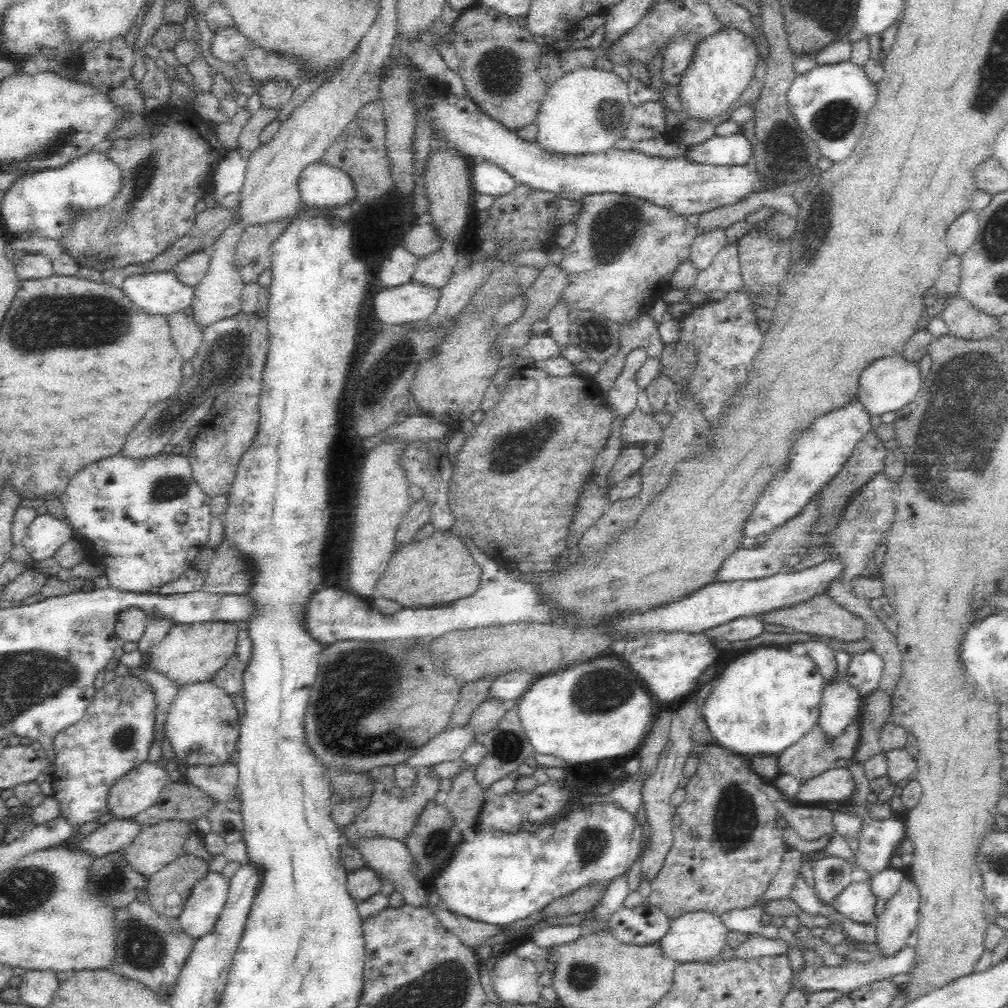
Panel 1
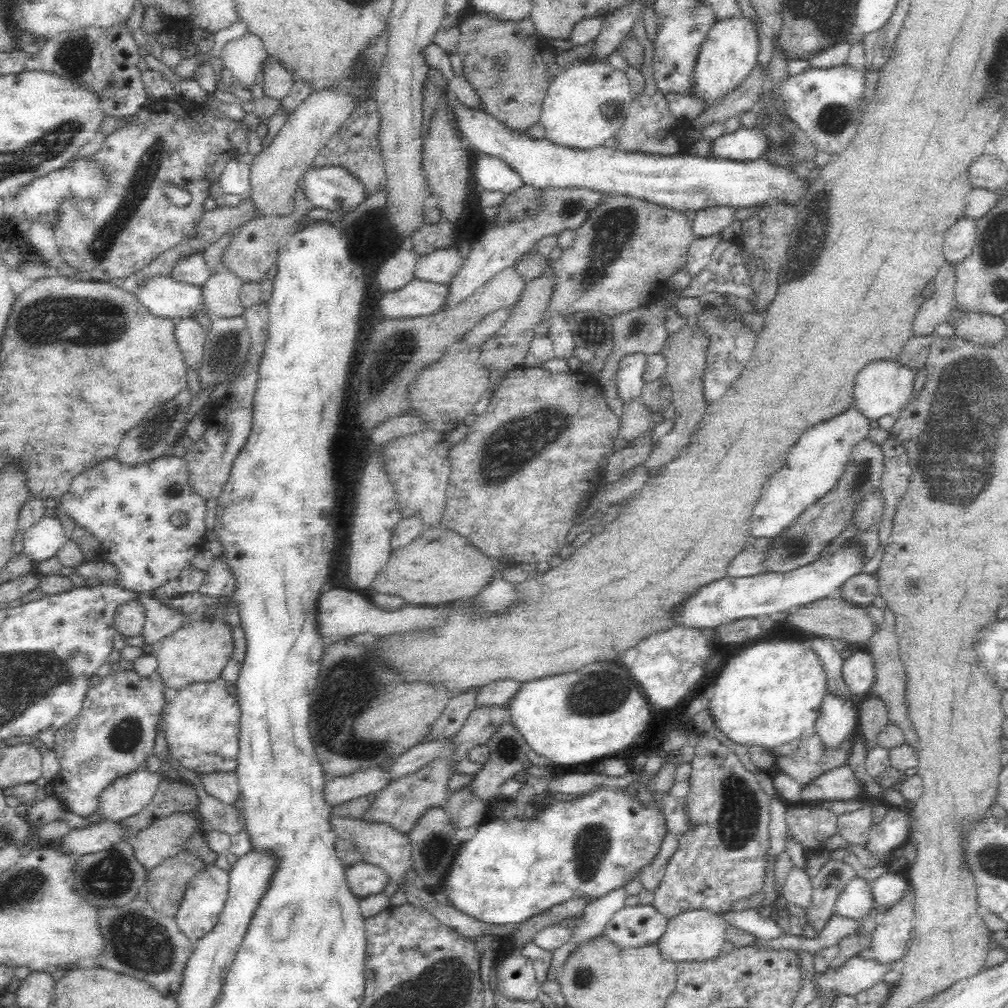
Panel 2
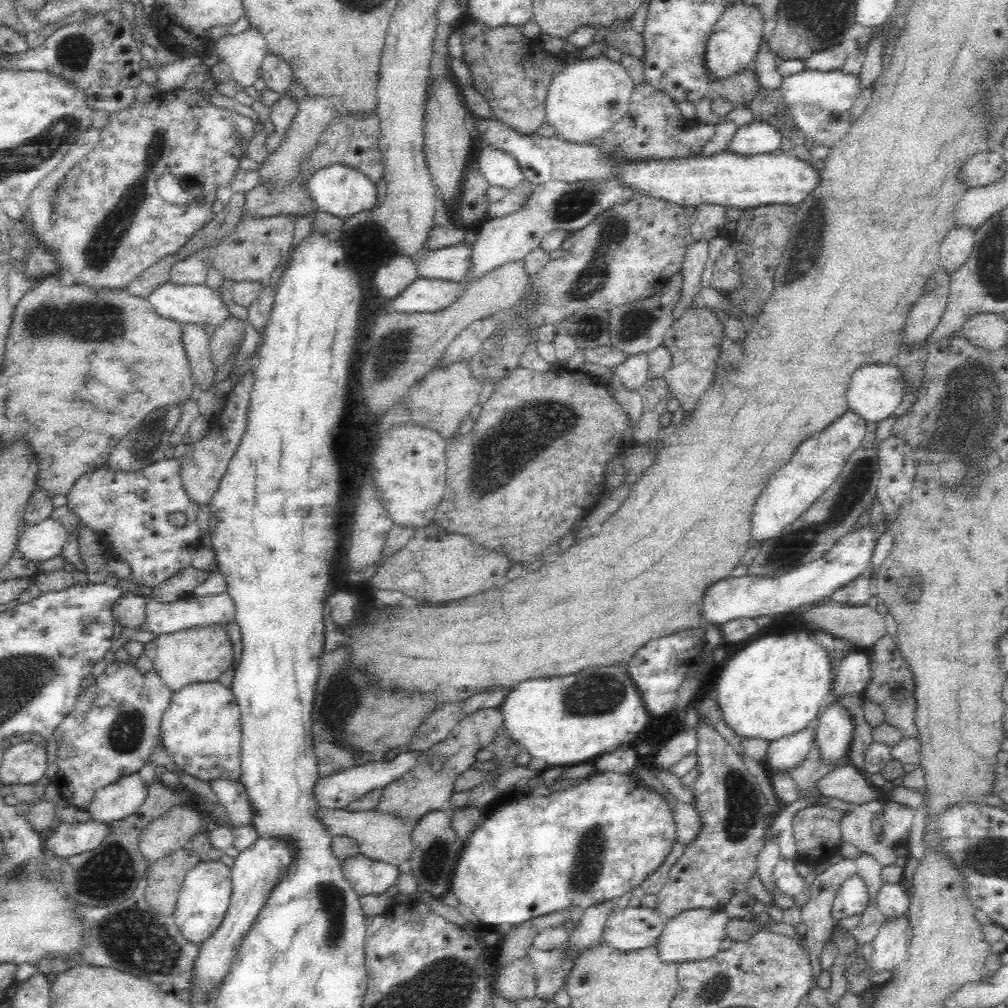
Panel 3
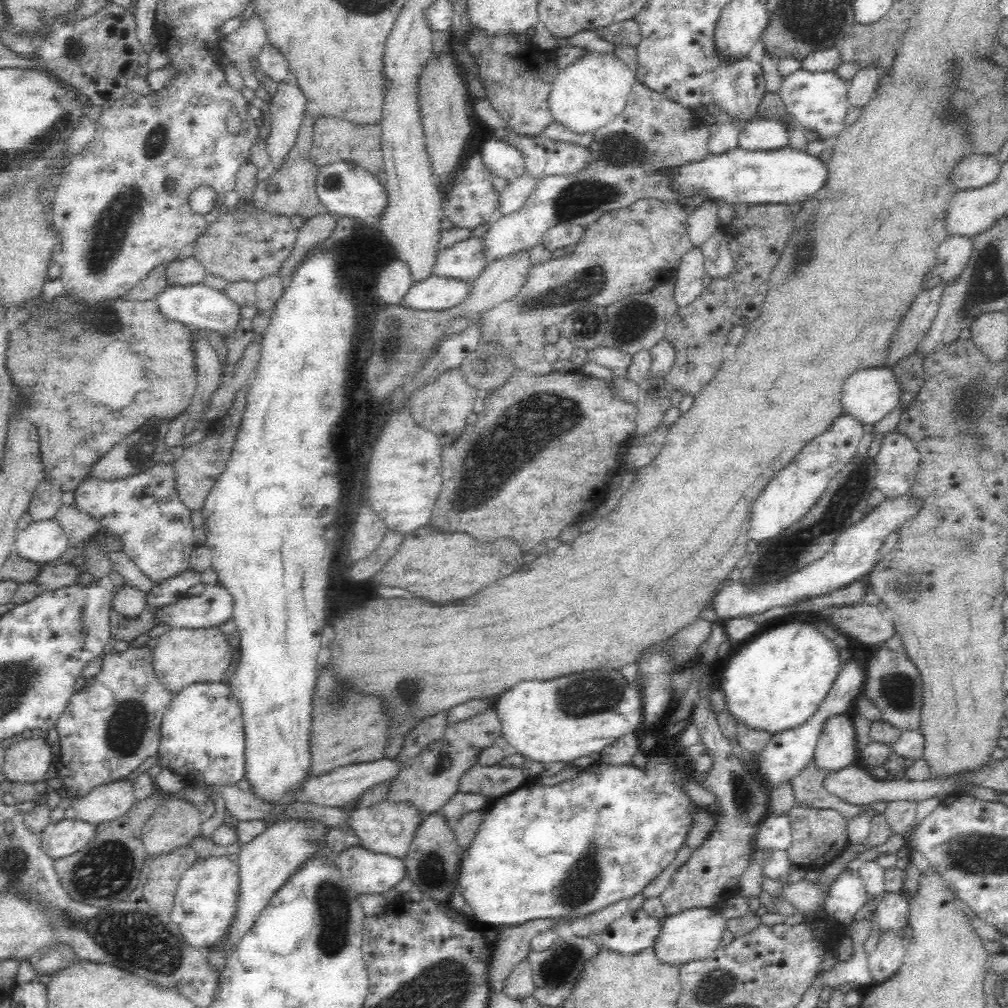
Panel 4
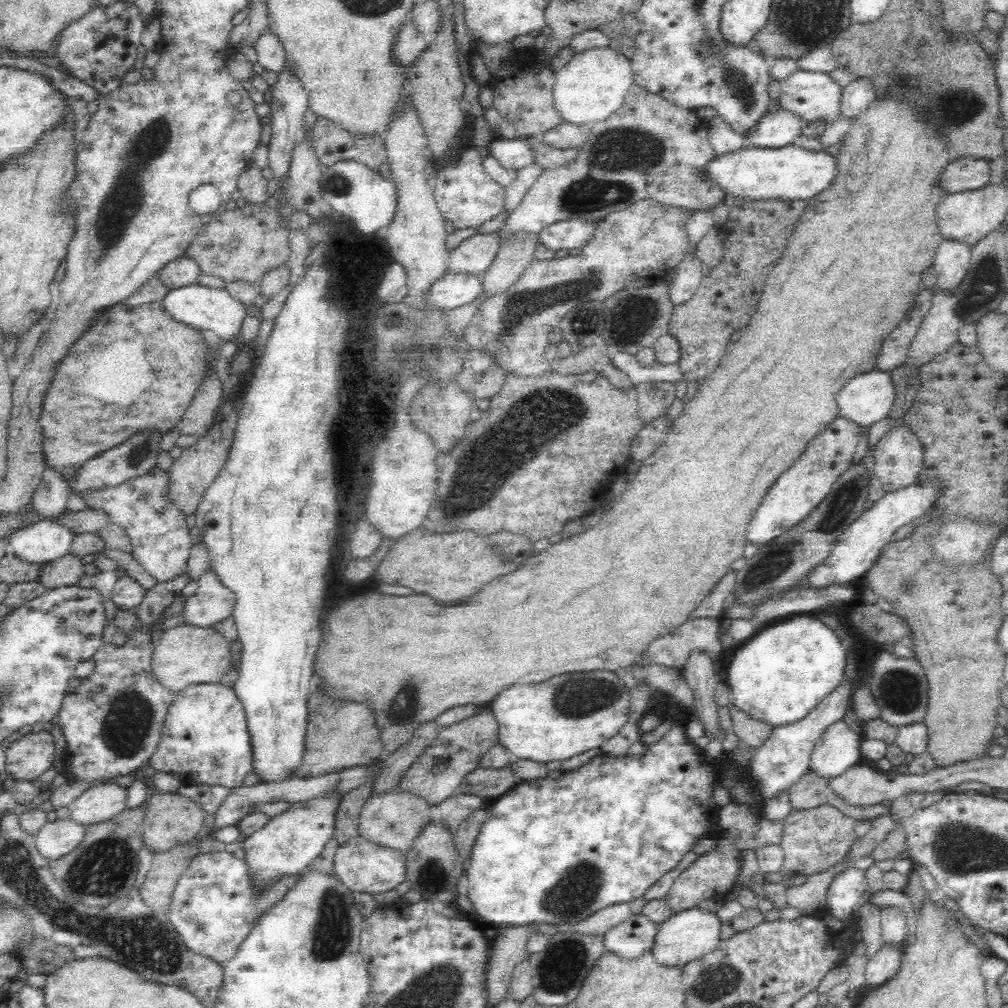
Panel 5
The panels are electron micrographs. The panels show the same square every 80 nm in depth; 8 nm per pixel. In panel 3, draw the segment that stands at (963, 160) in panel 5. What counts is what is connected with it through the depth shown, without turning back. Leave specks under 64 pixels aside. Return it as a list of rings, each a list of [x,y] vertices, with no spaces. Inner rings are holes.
[[[982,149],[964,161],[957,179],[970,188],[986,186],[996,182],[1004,174],[1006,166],[1002,152]]]

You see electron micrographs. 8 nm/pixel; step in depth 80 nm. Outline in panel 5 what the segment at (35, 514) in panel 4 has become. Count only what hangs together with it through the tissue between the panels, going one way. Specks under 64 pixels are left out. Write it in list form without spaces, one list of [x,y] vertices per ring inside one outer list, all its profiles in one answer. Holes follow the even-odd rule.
[[[45,463],[40,484],[37,486],[31,500],[35,512],[45,518],[62,514],[67,510],[66,502],[70,496],[69,480],[56,467]]]

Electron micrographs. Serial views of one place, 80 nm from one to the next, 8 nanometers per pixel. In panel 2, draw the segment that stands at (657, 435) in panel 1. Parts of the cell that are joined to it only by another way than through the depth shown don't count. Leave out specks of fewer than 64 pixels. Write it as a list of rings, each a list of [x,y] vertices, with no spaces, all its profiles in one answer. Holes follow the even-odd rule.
[[[632,397],[624,401],[622,410],[622,422],[614,442],[615,451],[624,450],[631,440],[644,431],[652,432],[656,425],[651,421],[650,412],[641,397]]]

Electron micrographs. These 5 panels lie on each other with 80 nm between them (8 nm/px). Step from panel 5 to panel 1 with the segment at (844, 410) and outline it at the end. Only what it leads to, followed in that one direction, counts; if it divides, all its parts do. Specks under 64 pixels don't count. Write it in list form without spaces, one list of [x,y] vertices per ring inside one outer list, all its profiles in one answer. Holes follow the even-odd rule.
[[[884,356],[864,368],[857,388],[857,402],[864,407],[870,417],[896,412],[914,400],[922,383],[918,364],[906,362],[902,356]]]

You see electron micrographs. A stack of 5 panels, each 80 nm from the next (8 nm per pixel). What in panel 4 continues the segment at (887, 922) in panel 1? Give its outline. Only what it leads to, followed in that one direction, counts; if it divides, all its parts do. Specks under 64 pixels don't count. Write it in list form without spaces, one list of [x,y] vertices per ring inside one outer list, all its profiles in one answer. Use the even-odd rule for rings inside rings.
[[[893,932],[882,933],[876,950],[867,958],[867,969],[872,978],[871,984],[879,985],[899,972],[905,955],[902,935]]]

